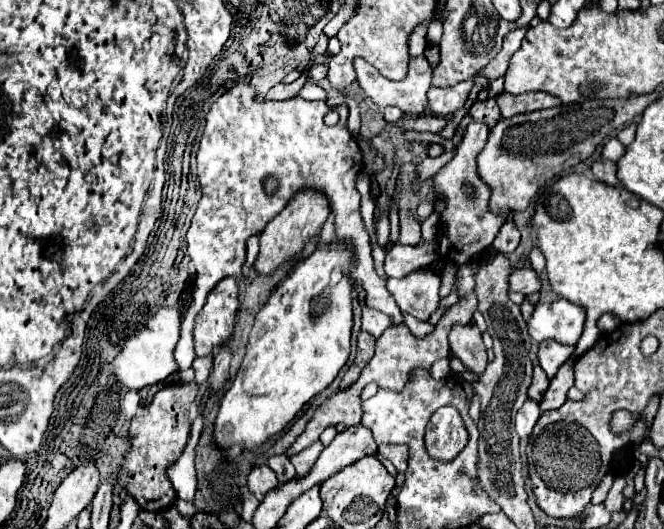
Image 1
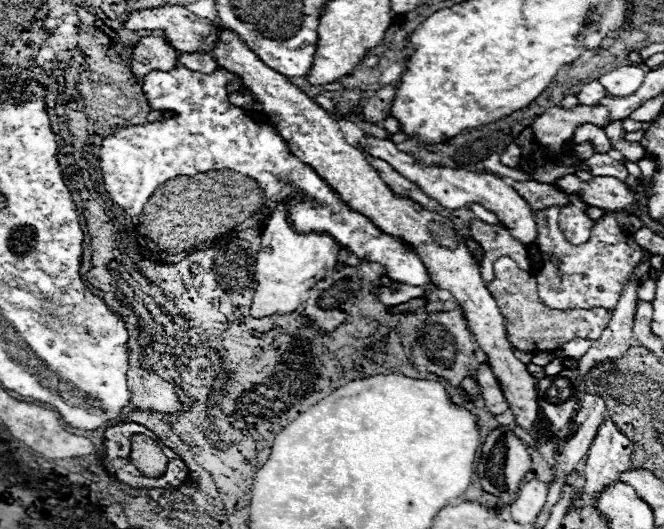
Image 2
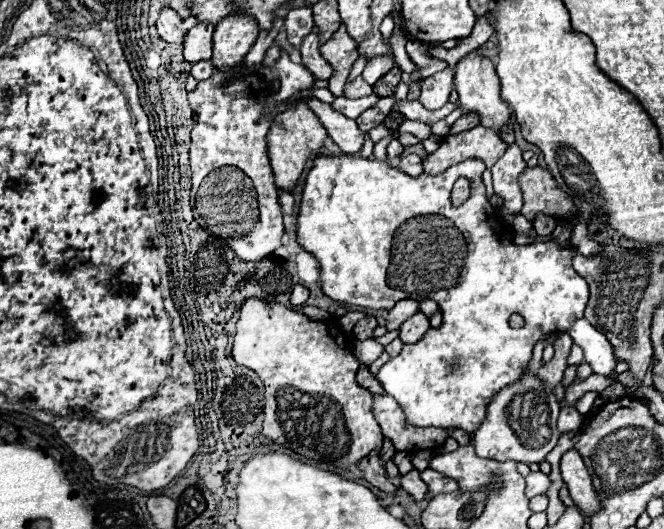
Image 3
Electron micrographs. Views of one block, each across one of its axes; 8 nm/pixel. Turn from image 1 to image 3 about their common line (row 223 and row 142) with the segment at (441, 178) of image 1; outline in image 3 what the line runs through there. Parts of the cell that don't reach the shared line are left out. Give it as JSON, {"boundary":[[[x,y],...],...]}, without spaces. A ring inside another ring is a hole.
{"boundary":[[[476,126],[472,130],[446,136],[440,144],[440,148],[424,158],[424,172],[428,174],[440,174],[446,170],[446,166],[458,164],[466,158],[482,158],[482,162],[490,168],[498,158],[506,152],[506,144],[500,136],[496,136],[492,130],[486,130],[484,126]]]}

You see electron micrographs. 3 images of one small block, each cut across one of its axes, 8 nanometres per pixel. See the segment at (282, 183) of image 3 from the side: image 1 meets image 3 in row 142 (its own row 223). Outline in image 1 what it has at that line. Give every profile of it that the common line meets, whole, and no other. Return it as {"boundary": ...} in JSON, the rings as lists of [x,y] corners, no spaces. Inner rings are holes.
{"boundary":[[[300,190],[300,192],[296,192],[290,198],[290,202],[286,204],[286,208],[276,218],[272,218],[266,224],[264,232],[260,234],[260,254],[258,254],[258,260],[256,260],[254,268],[260,274],[272,274],[280,264],[284,264],[288,260],[294,260],[302,252],[306,240],[310,242],[320,234],[320,228],[326,222],[328,214],[330,214],[330,204],[328,204],[324,192],[320,192],[320,190]]]}

